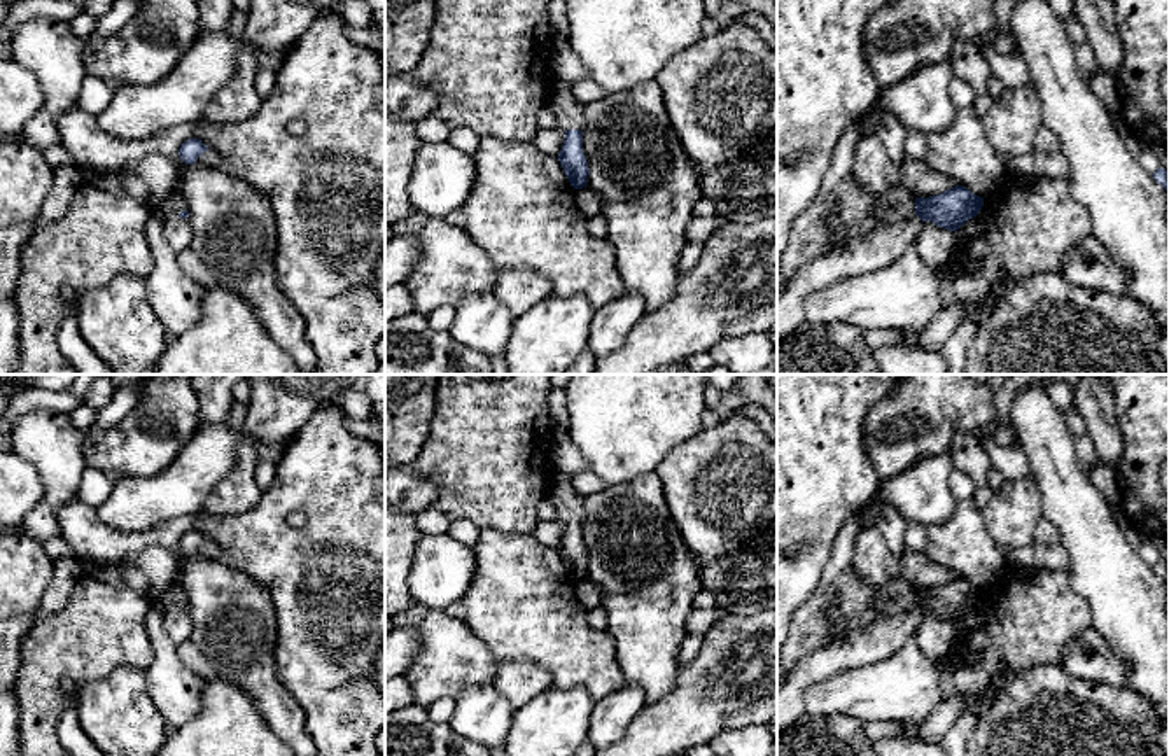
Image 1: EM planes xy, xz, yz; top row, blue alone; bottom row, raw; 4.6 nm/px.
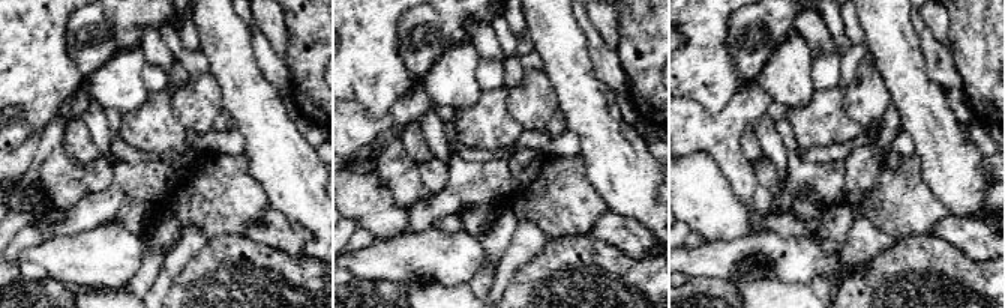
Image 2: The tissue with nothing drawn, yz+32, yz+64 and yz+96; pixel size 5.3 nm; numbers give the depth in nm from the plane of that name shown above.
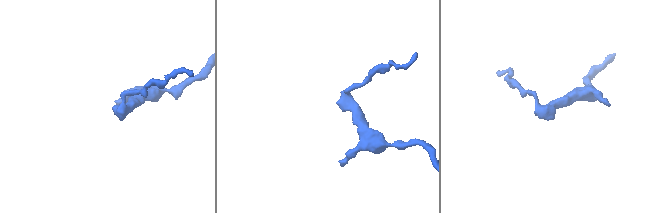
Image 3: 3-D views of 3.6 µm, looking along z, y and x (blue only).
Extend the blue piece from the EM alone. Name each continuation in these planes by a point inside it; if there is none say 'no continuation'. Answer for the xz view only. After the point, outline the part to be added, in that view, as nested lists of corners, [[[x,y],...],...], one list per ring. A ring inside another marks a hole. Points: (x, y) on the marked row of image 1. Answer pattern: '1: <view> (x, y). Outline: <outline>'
1: xz (567, 111). Outline: [[[553,77],[546,98],[546,108],[551,110],[556,119],[556,126],[564,131],[581,130],[584,124],[584,107],[574,98],[570,84]]]

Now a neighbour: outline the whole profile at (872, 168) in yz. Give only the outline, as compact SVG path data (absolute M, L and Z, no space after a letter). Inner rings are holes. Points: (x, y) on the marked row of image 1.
M863 133L858 138L850 173L875 198L900 184L900 172L875 133Z

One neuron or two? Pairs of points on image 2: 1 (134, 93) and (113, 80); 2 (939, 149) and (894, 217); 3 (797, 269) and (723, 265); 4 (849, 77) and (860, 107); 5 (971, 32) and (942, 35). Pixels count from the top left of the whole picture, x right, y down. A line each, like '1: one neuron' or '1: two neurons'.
1: one neuron
2: two neurons
3: one neuron
4: two neurons
5: two neurons

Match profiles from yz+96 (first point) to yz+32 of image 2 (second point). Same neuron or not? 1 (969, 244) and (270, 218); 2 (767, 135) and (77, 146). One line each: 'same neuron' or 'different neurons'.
1: same neuron
2: different neurons

